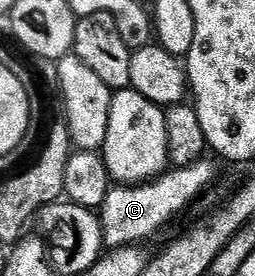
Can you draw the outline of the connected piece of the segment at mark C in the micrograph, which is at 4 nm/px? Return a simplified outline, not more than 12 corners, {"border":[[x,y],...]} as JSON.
{"border":[[206,160],[140,185],[100,208],[103,246],[156,236],[213,183]]}

